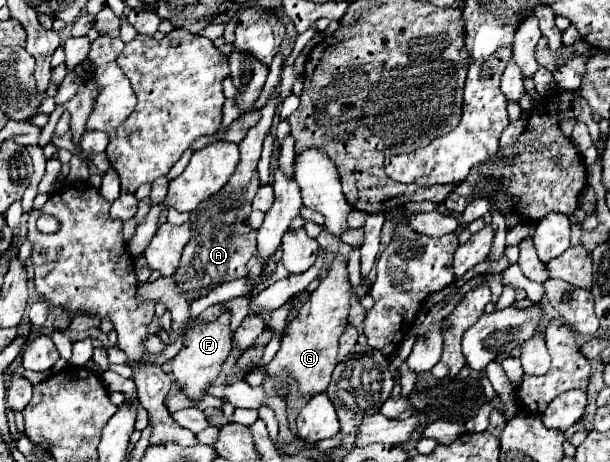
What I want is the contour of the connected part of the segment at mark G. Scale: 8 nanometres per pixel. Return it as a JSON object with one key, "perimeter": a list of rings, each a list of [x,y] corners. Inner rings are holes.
{"perimeter":[[[337,255],[329,263],[329,271],[321,277],[319,287],[311,293],[309,301],[299,309],[295,319],[289,323],[281,349],[267,365],[267,371],[275,377],[281,371],[289,371],[293,381],[299,385],[301,395],[317,395],[323,393],[331,381],[331,373],[337,365],[337,349],[339,337],[343,335],[349,323],[349,301],[351,301],[351,281],[347,273],[347,259]]]}

